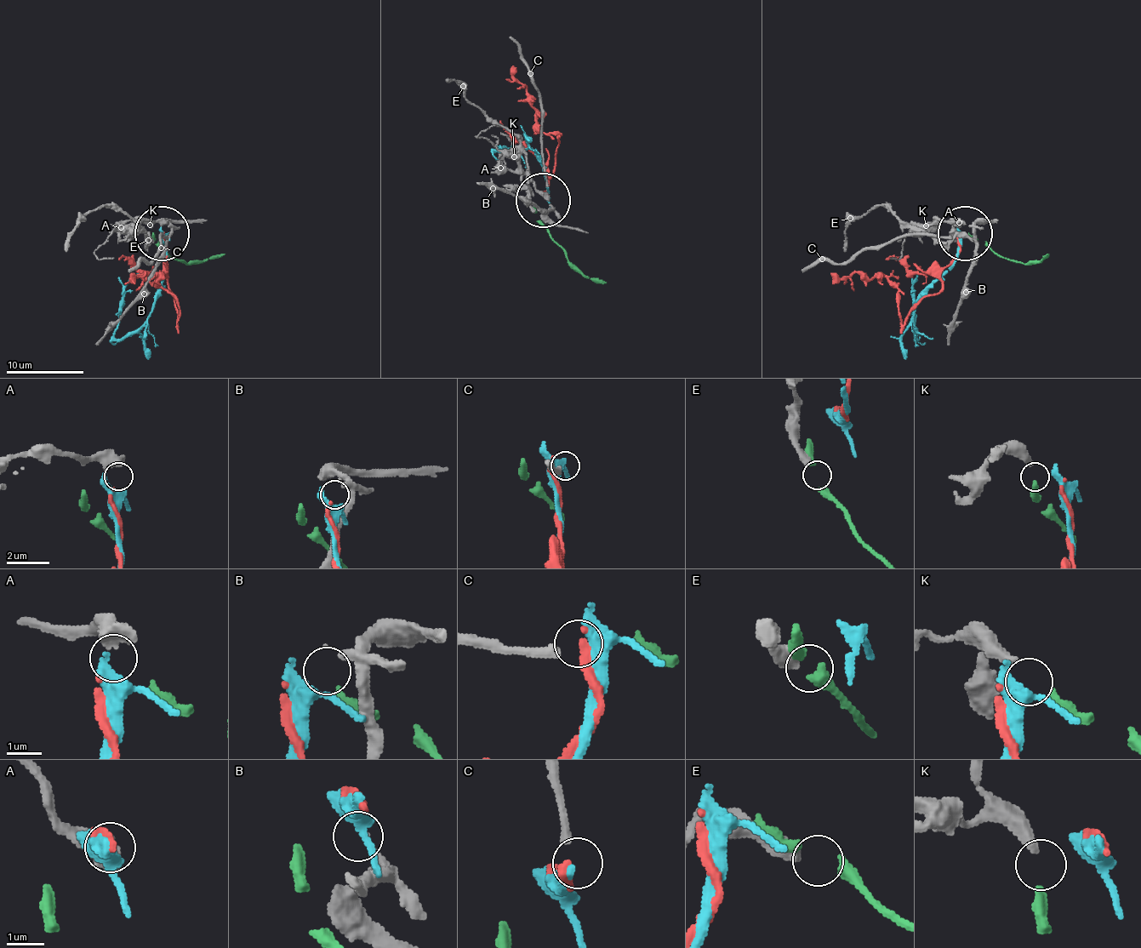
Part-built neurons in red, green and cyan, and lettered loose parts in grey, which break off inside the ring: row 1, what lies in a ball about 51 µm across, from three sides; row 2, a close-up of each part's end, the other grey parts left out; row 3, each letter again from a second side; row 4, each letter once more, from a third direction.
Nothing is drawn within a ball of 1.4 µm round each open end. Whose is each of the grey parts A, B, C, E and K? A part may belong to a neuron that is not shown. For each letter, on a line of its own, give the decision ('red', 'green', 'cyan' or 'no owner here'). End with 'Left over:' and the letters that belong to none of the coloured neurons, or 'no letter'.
A: red
B: cyan
C: no owner here
E: no owner here
K: green
Left over: C, E

